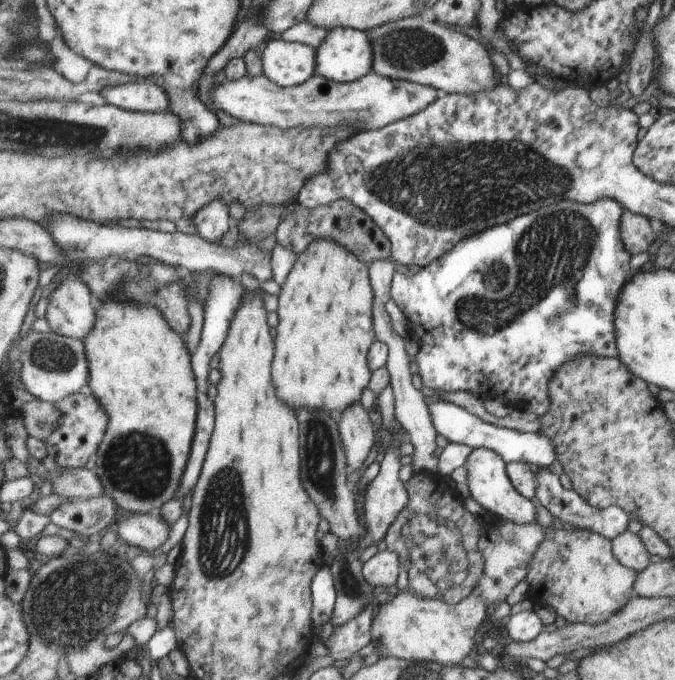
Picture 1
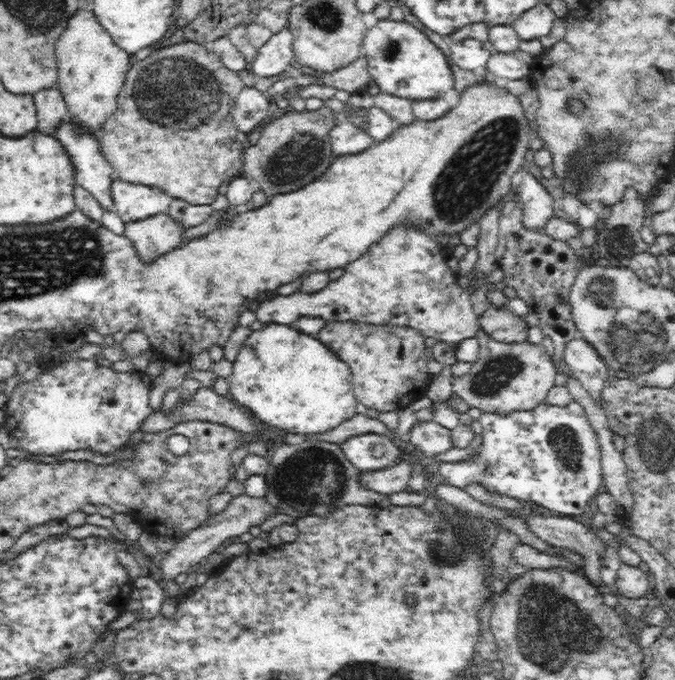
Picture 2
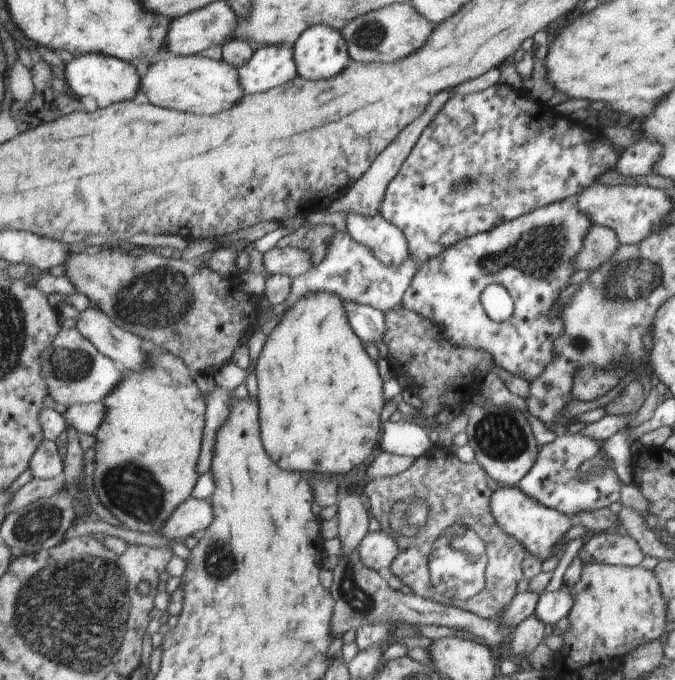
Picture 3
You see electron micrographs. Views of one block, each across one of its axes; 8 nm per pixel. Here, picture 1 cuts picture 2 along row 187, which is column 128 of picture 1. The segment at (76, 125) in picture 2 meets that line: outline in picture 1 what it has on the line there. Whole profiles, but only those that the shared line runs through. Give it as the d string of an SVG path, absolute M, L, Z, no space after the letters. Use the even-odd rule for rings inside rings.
M144 78L124 86L110 86L102 95L110 105L129 111L166 112L170 106L168 94L159 85Z

